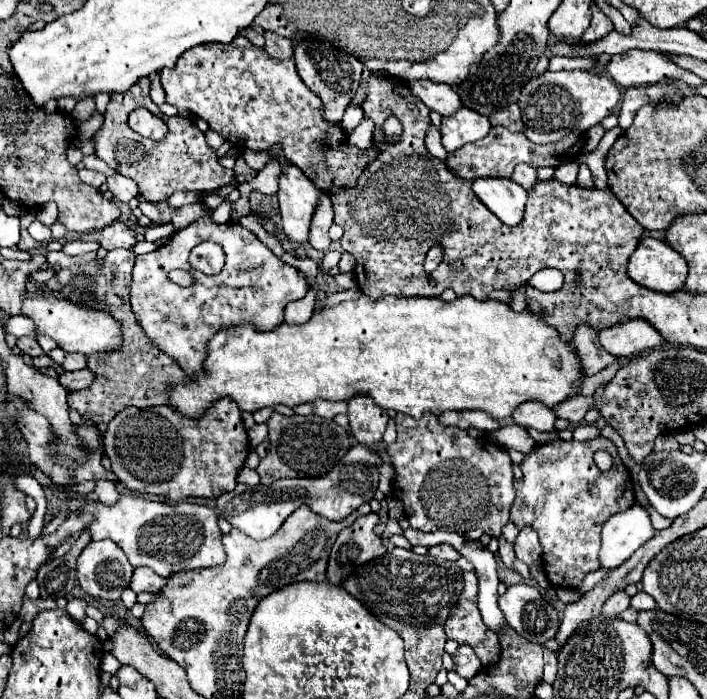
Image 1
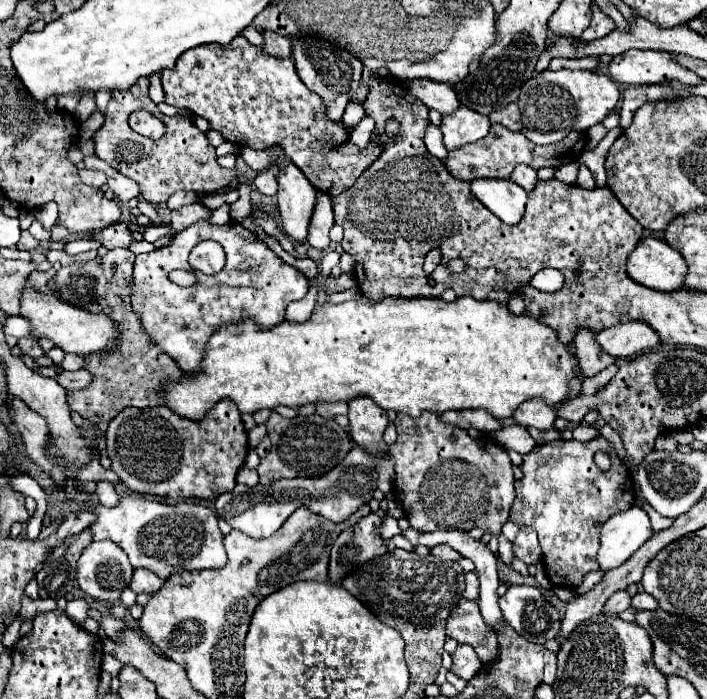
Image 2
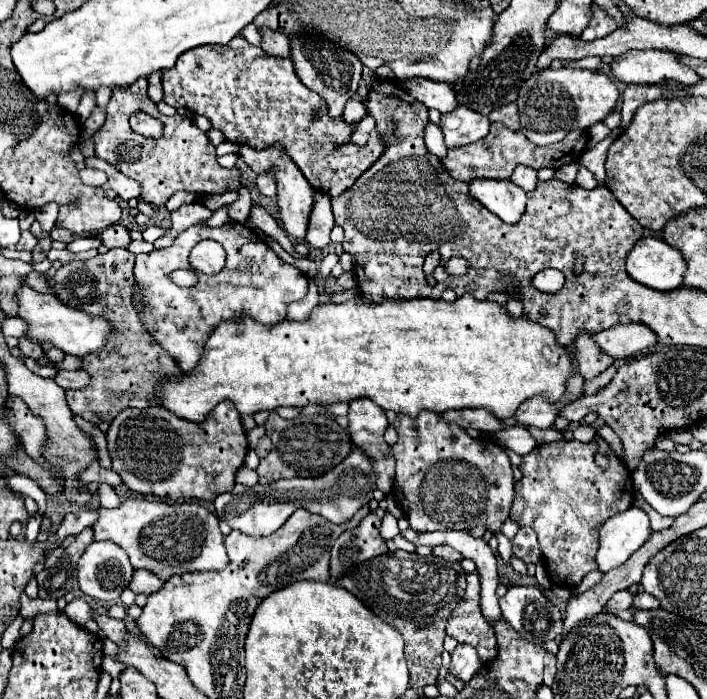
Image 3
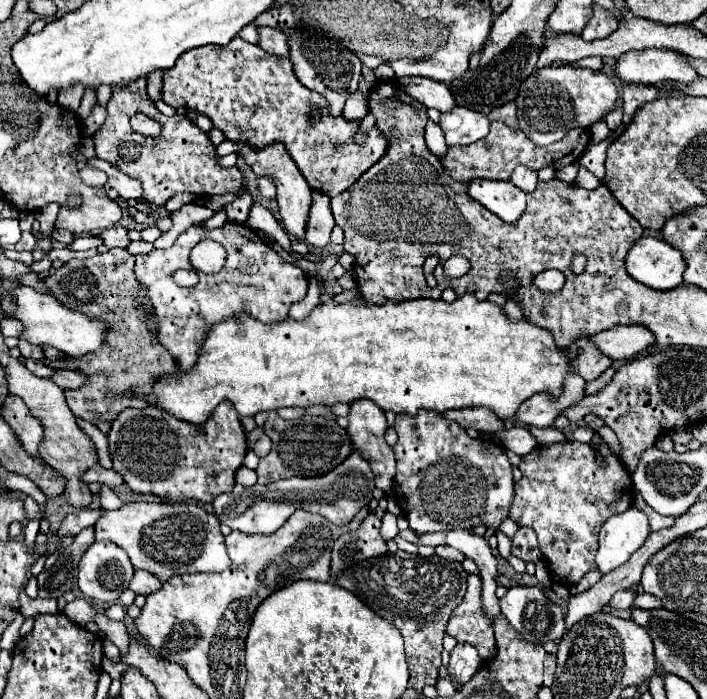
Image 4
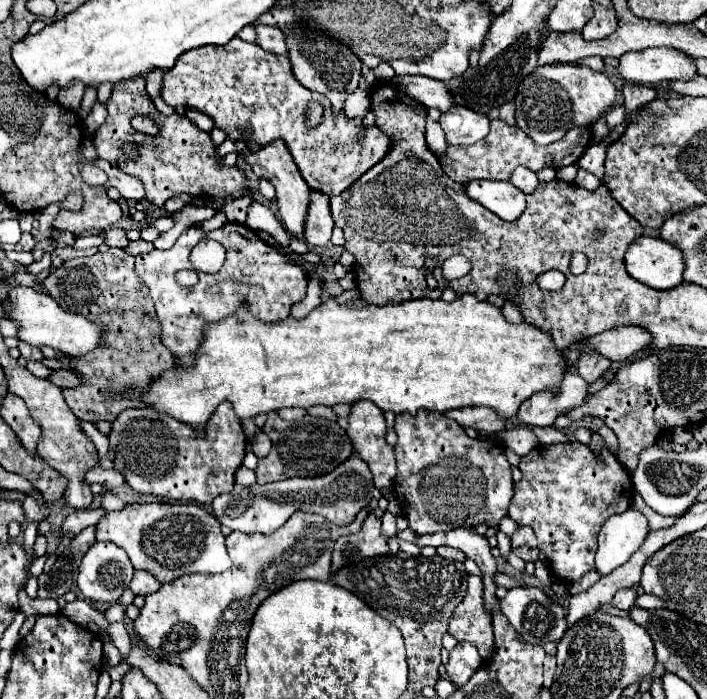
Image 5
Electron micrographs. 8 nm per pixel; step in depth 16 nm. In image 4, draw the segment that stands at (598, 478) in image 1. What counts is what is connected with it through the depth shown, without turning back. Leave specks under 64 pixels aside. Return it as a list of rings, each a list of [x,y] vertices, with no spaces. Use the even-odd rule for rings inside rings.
[[[564,442],[564,444],[550,444],[550,446],[536,446],[530,454],[522,456],[520,472],[522,480],[514,484],[514,500],[510,504],[510,518],[518,526],[532,526],[538,536],[538,548],[546,556],[546,568],[550,576],[564,586],[576,584],[586,572],[596,570],[594,556],[598,548],[598,532],[604,520],[608,520],[616,512],[624,512],[632,506],[632,478],[624,464],[610,452],[606,444],[602,444],[602,458],[606,466],[596,462],[596,450],[590,444],[582,442]]]

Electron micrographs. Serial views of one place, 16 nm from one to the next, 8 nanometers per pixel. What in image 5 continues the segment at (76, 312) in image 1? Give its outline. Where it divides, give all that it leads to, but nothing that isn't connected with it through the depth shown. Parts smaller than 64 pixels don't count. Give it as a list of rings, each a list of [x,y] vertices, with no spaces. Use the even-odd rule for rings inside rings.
[[[14,288],[10,292],[10,312],[6,318],[18,324],[18,340],[30,346],[50,346],[54,350],[62,350],[70,356],[82,356],[100,344],[98,324],[90,324],[82,314],[72,314],[60,308],[50,296],[36,292],[34,288]]]

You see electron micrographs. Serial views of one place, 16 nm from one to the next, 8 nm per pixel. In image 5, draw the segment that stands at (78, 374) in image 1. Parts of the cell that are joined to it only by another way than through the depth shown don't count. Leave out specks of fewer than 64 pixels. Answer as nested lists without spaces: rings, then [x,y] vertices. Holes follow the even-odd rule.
[[[64,368],[54,370],[54,372],[48,376],[48,380],[50,380],[50,382],[54,382],[56,386],[60,386],[60,388],[64,388],[64,386],[74,388],[74,386],[78,386],[78,384],[82,382],[82,378],[80,378],[80,376],[76,376],[76,374],[74,374],[74,372],[70,372],[70,370],[64,370]]]

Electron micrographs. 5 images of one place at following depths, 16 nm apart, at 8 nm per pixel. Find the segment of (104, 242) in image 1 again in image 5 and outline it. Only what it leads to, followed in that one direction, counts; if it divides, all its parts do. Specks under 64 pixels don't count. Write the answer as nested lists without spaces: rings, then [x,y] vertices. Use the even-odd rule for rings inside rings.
[[[118,226],[106,230],[104,234],[106,234],[106,244],[108,244],[108,246],[126,246],[126,244],[128,244],[126,232],[124,232],[122,228],[118,228]]]

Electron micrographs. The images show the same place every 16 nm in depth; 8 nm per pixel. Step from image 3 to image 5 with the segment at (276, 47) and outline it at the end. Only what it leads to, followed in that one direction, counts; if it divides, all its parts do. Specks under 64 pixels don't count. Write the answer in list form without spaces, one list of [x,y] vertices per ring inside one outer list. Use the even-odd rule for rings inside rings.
[[[256,24],[256,44],[260,48],[264,48],[266,52],[272,54],[286,54],[286,42],[284,42],[284,34],[280,28],[276,26],[266,26],[266,24]]]

